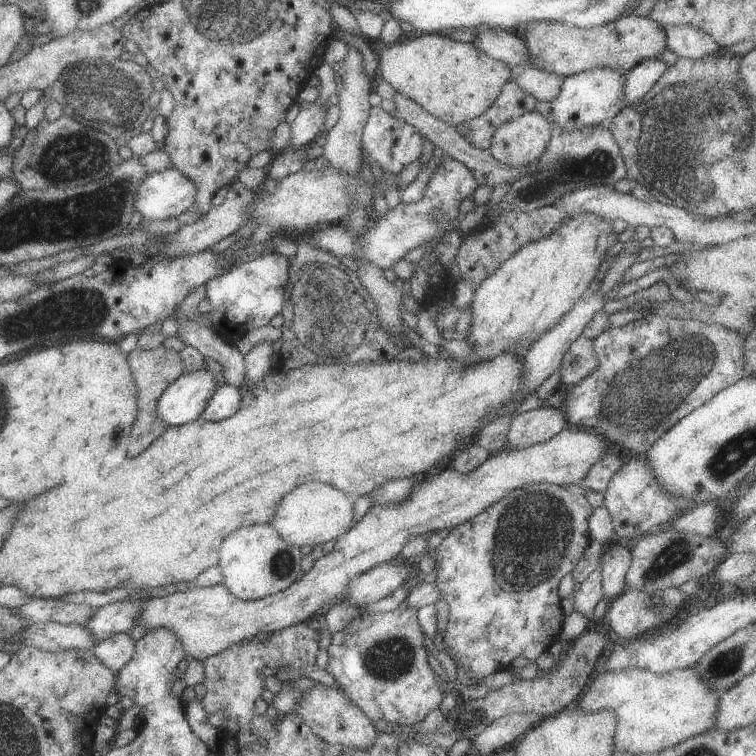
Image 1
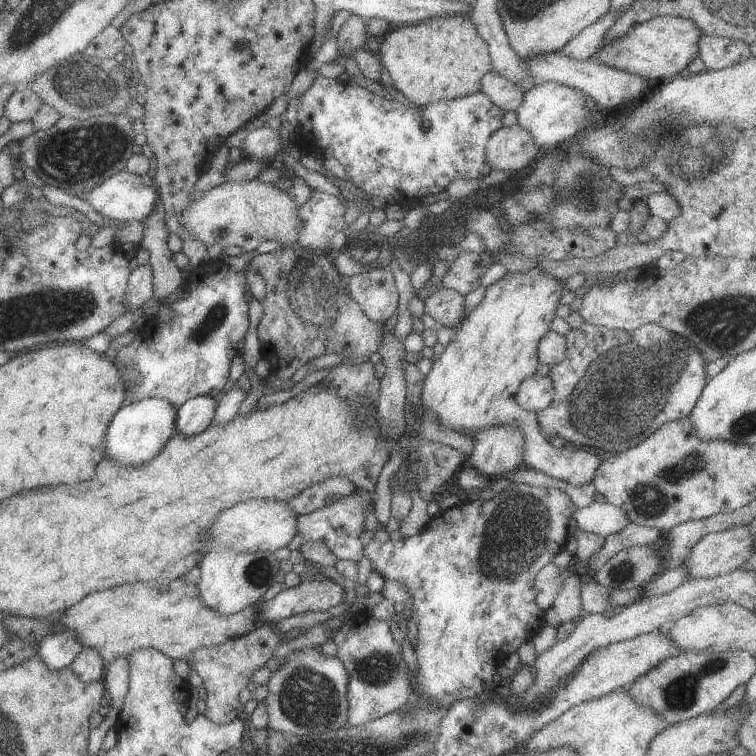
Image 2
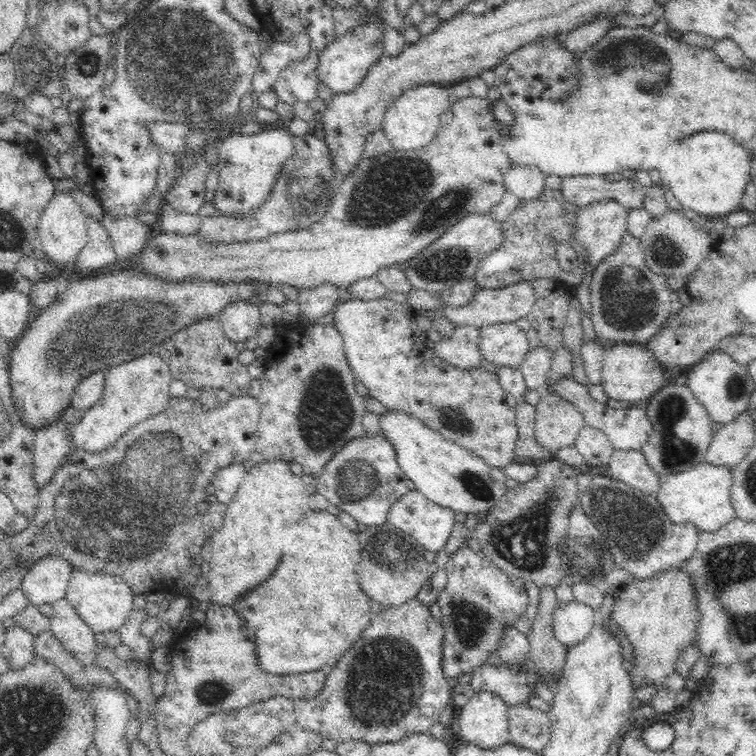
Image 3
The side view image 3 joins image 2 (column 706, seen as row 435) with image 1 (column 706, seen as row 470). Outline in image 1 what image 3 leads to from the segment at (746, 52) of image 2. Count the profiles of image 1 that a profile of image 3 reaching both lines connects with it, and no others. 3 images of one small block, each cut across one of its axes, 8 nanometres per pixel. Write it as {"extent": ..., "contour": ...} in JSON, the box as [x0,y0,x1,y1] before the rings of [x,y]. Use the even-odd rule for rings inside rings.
{"extent":[663,26,721,60],"contour":[[[663,26],[666,32],[667,49],[680,58],[700,60],[721,50],[710,34],[692,26]]]}

